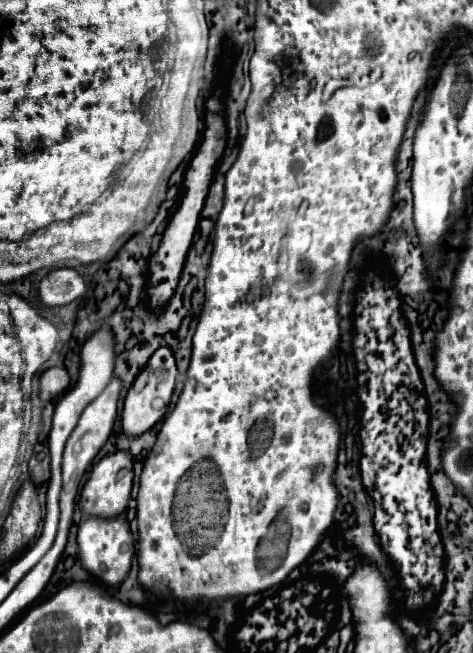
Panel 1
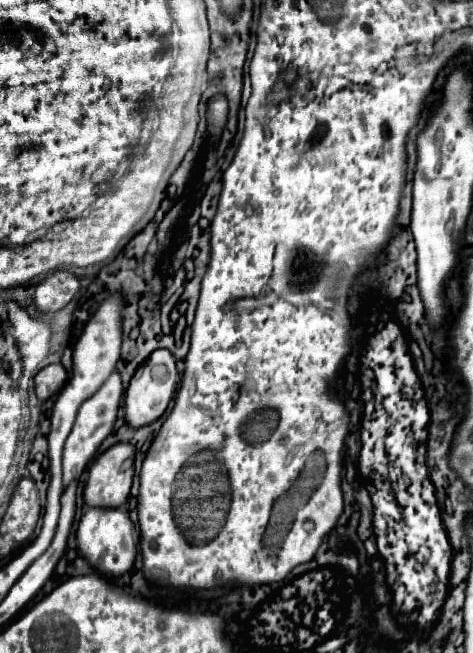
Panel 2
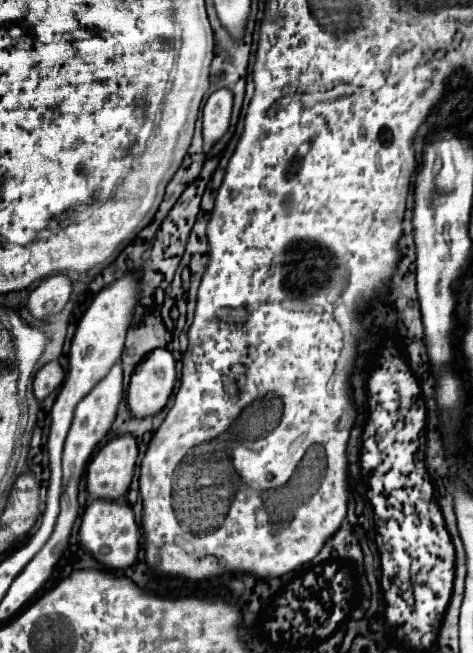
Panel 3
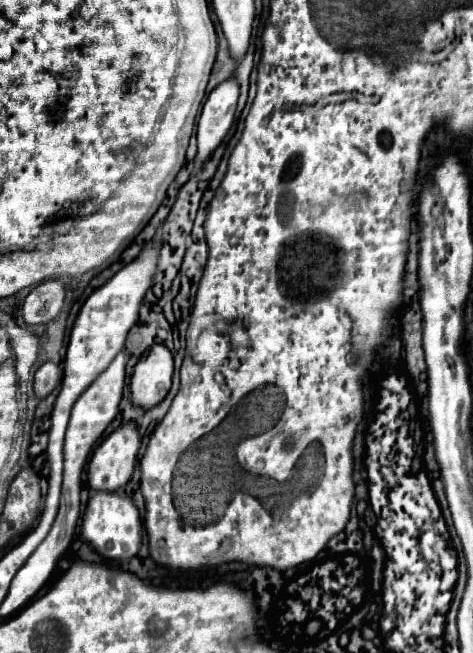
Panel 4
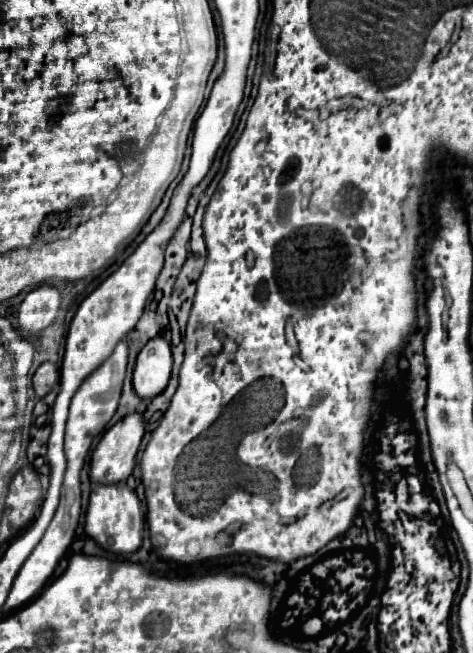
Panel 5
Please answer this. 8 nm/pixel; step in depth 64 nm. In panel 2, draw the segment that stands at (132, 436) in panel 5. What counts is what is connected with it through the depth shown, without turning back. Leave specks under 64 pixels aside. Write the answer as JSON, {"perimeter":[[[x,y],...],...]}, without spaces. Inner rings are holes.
{"perimeter":[[[118,442],[92,462],[84,488],[88,506],[118,508],[128,500],[134,476],[134,454],[132,444]]]}

